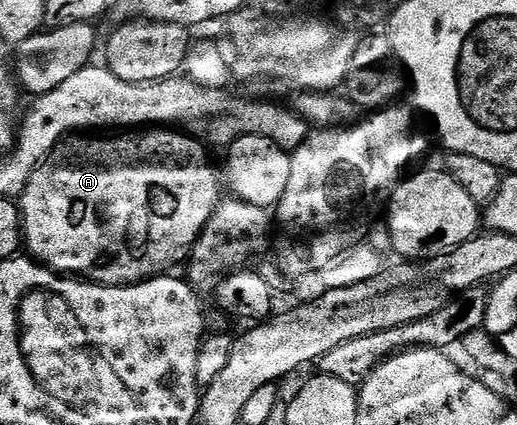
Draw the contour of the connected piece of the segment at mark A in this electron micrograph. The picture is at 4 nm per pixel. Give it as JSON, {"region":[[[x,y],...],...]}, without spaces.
{"region":[[[146,129],[141,133],[123,135],[126,135],[123,139],[71,138],[55,147],[54,152],[46,156],[45,163],[40,164],[32,173],[24,193],[20,197],[22,238],[25,250],[30,250],[31,252],[27,252],[43,267],[59,273],[69,273],[71,276],[81,277],[91,283],[103,283],[105,287],[125,287],[128,283],[141,283],[144,279],[153,279],[174,269],[170,267],[176,266],[177,263],[185,264],[187,262],[190,251],[200,237],[204,225],[208,225],[212,213],[224,198],[221,173],[210,164],[210,159],[206,156],[205,151],[207,148],[197,138],[191,137],[181,130]]]}

